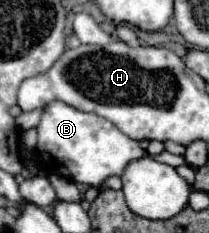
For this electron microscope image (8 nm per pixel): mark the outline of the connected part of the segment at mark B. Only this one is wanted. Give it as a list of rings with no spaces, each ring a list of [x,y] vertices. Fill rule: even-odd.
[[[49,102],[43,108],[41,122],[37,126],[37,148],[43,156],[45,162],[55,166],[59,174],[69,176],[77,184],[93,186],[99,188],[103,182],[111,176],[121,176],[125,172],[125,166],[137,158],[155,158],[157,162],[169,164],[169,166],[179,166],[185,164],[181,156],[175,156],[171,152],[161,152],[157,156],[151,156],[141,144],[123,132],[119,132],[109,120],[97,116],[97,114],[85,114],[65,102]]]

